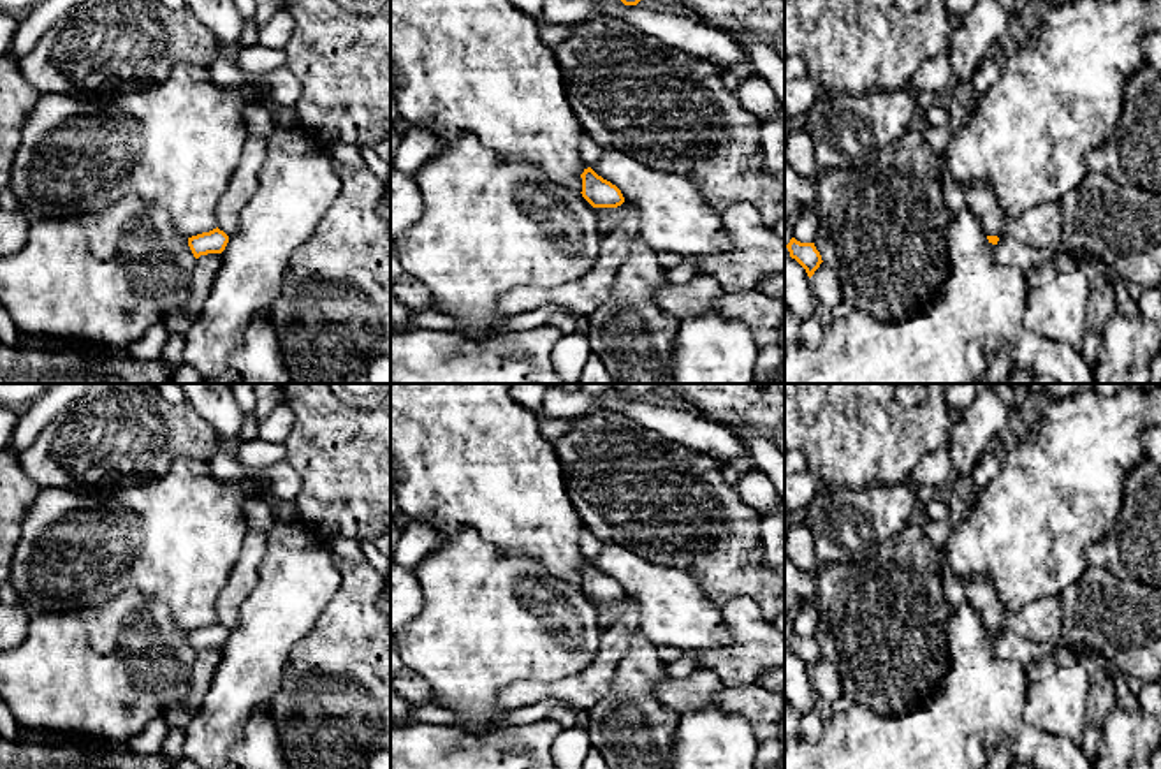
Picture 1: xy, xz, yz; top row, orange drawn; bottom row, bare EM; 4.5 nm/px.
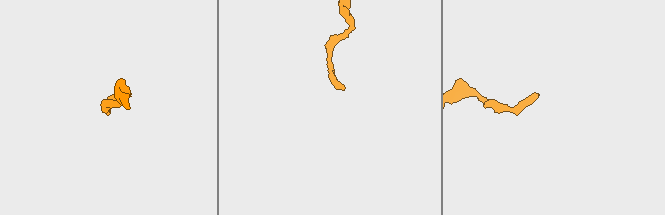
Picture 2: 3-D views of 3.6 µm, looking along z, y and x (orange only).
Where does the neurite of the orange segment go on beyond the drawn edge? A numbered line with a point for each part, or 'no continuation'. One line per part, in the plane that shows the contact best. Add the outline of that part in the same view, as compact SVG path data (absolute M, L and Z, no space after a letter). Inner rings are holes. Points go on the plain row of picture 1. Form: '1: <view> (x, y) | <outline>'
no continuation

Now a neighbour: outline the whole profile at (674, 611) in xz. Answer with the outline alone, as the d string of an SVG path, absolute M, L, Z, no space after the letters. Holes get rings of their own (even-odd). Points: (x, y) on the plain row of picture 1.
M603 540L602 553L591 563L637 600L639 630L653 648L704 651L730 644L721 609L690 572L642 560L612 540Z

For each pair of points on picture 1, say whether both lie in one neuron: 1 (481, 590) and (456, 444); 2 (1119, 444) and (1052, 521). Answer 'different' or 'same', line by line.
1: different
2: same

